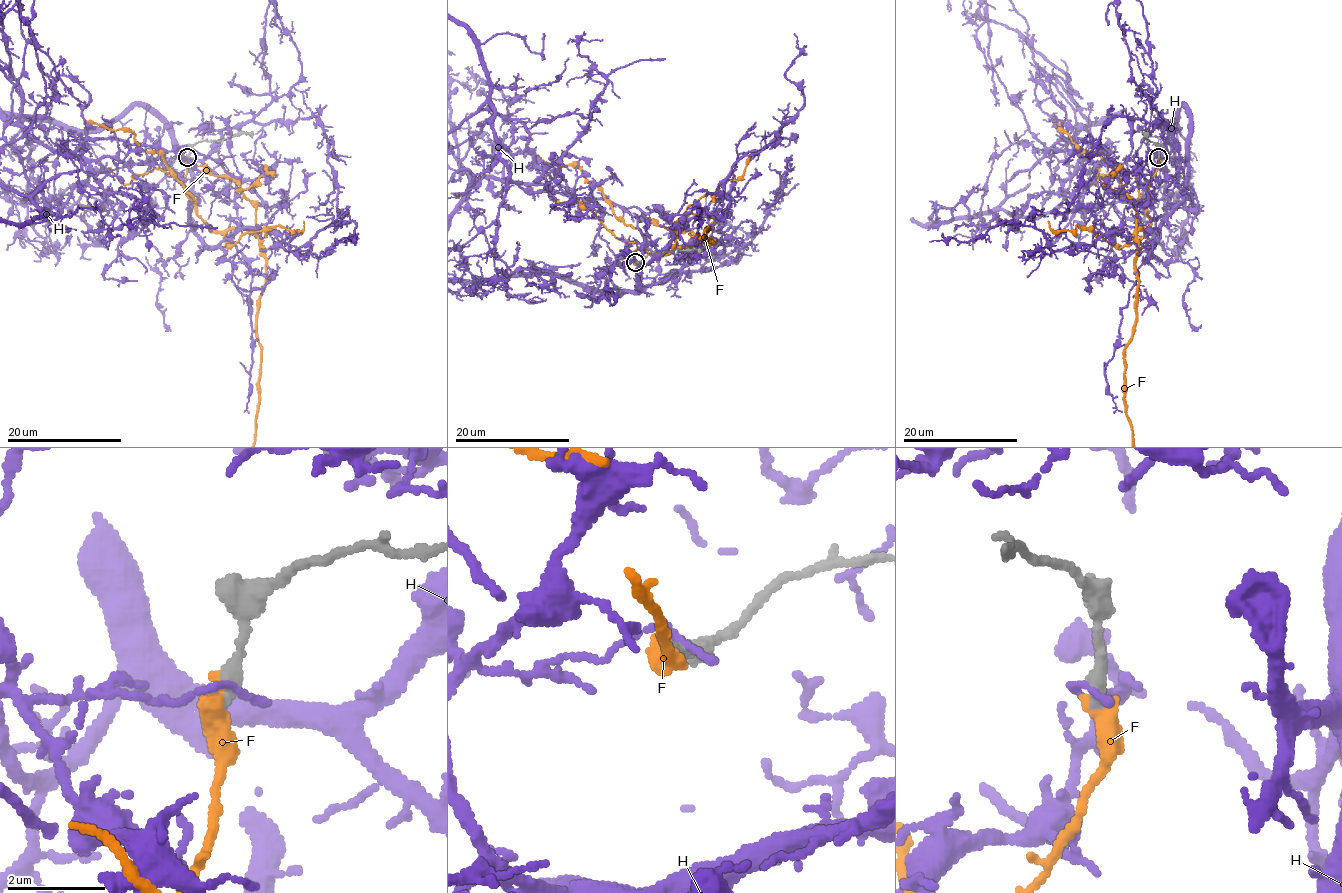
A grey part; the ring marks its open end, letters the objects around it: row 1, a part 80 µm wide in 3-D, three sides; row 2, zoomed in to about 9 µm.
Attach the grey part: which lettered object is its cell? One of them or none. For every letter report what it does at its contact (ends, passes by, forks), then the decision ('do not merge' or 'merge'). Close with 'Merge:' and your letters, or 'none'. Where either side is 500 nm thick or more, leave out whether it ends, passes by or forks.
F: it ends there; merge
H: it ends there; do not merge
Merge: F

